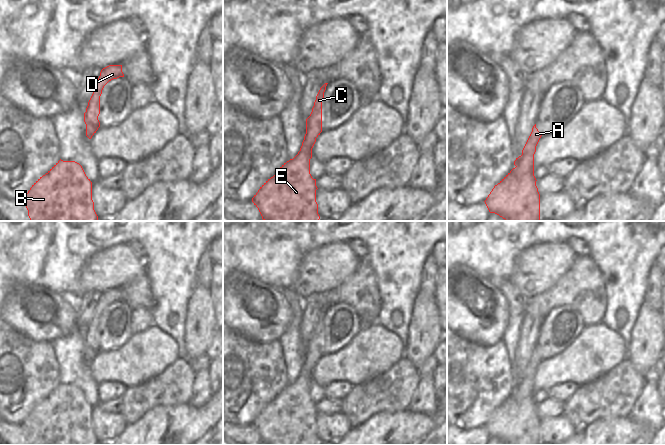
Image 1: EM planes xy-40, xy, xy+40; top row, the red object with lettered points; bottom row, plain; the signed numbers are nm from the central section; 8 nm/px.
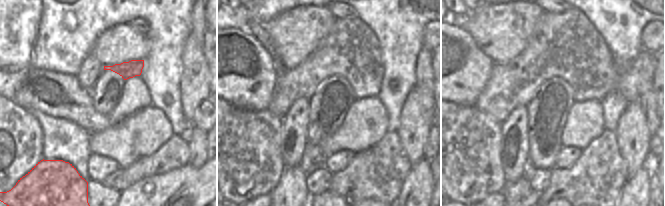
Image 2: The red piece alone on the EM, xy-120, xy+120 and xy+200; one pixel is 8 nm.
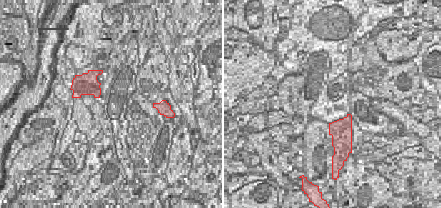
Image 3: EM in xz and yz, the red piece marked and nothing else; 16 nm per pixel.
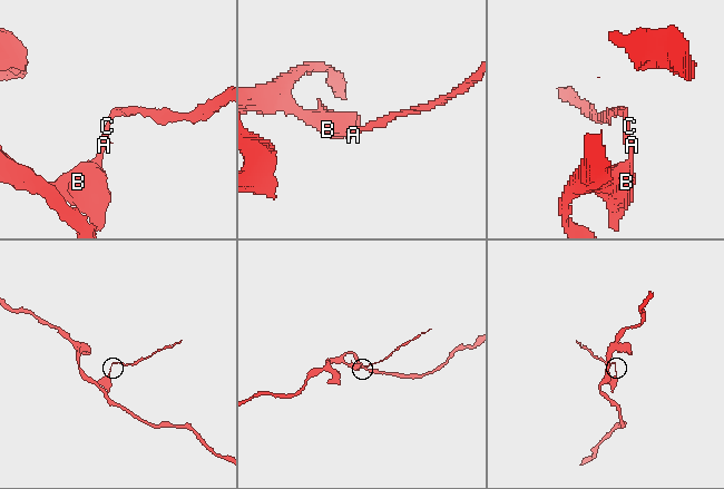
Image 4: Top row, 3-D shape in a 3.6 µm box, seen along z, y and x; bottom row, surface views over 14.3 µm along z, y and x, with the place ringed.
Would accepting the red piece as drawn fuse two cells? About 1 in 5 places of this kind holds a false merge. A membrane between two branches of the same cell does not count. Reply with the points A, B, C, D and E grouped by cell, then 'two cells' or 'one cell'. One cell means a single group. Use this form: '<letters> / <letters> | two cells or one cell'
A C D / B E | two cells

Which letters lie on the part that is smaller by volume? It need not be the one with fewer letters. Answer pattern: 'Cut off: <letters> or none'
Cut off: A, C, D

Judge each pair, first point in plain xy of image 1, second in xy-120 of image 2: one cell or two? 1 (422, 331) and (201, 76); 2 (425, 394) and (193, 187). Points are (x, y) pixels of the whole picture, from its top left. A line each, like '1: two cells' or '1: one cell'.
1: one cell
2: two cells

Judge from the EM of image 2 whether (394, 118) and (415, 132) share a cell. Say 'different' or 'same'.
different

